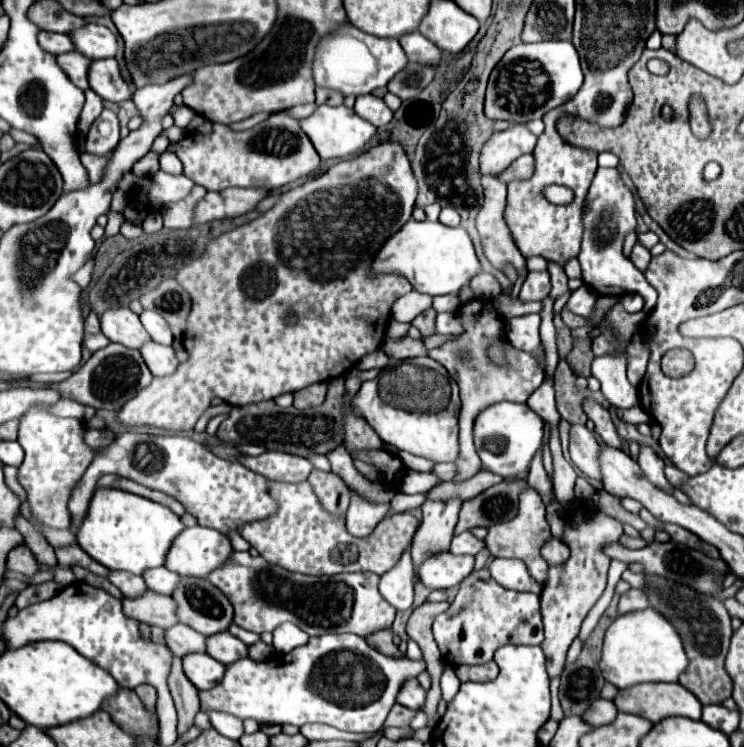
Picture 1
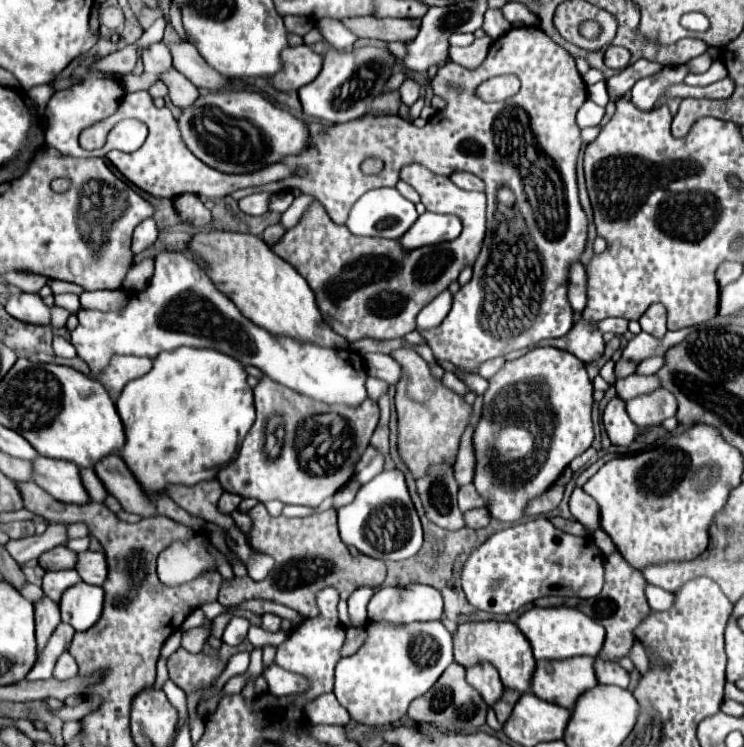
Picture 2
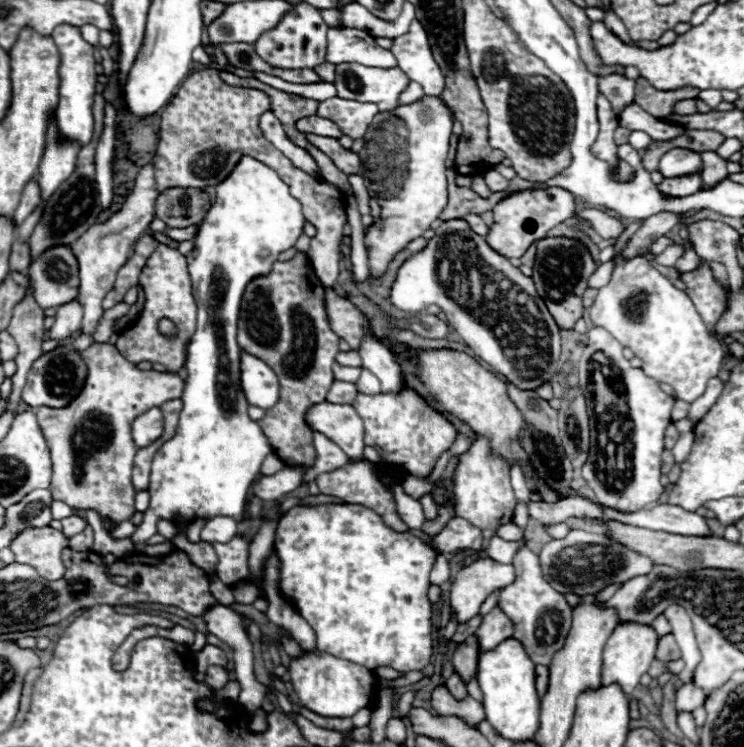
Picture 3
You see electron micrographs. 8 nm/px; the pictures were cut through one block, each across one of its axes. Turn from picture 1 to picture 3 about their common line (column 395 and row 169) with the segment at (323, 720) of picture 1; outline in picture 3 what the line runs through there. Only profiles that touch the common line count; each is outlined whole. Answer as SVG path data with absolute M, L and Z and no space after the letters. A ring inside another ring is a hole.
M672 148L666 152L658 164L658 172L664 178L680 178L702 172L704 164L698 152L686 152L684 148Z

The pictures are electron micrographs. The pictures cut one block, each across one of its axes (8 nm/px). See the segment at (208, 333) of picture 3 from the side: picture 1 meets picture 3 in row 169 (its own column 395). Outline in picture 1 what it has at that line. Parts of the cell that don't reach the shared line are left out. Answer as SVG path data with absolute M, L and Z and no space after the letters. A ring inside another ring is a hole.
M406 222L398 234L386 242L374 258L376 272L398 272L406 276L414 290L438 296L438 294L456 294L462 286L466 286L480 270L480 260L476 256L472 238L462 226L450 228L442 222Z

